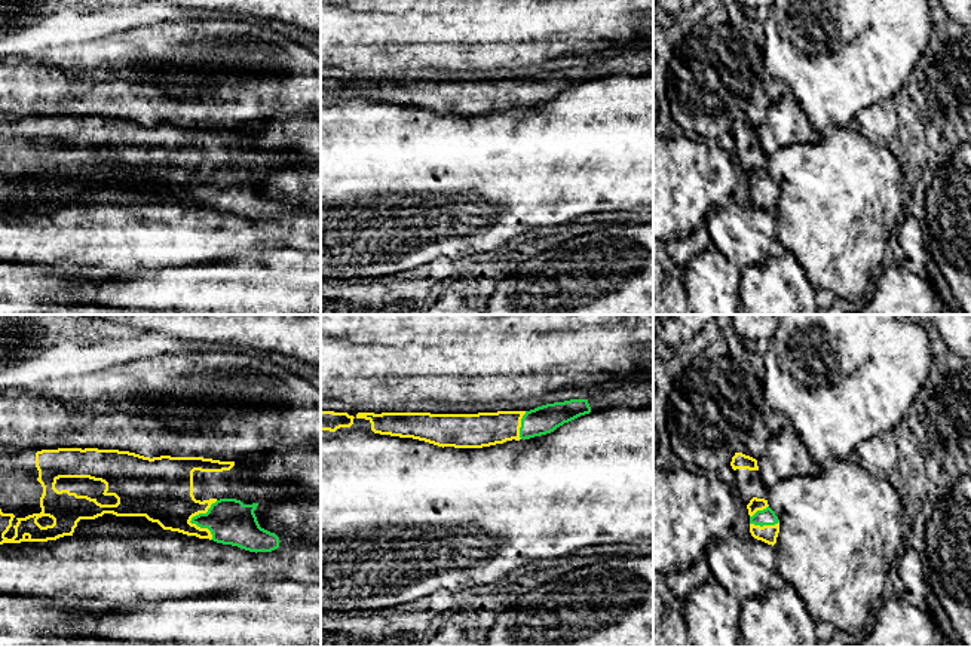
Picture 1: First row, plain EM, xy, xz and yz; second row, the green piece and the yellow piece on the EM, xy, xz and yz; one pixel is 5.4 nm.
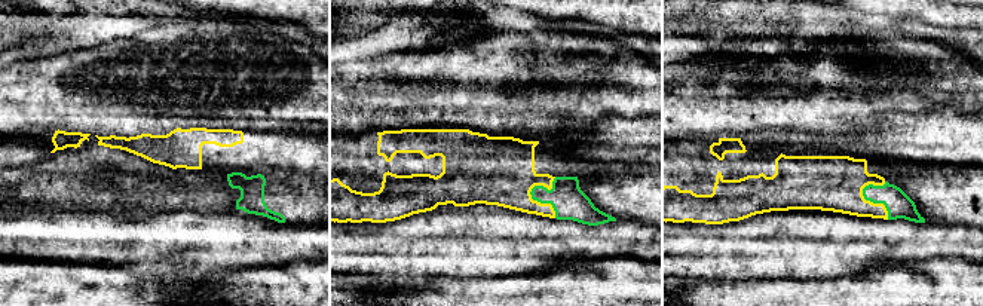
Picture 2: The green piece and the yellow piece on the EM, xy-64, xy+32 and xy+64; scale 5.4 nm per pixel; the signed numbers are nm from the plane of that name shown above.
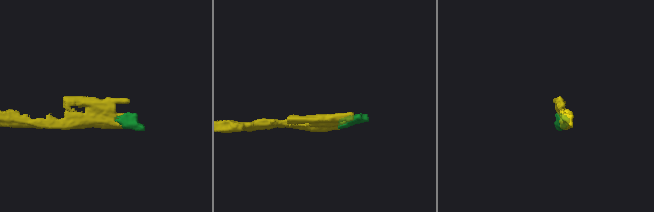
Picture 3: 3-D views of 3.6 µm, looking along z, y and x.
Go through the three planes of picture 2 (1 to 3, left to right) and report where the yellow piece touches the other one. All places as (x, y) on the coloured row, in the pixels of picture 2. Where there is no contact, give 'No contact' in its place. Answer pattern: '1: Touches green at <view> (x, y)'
1: No contact
2: Touches green at xy+32 (530, 193)
3: Touches green at xy+64 (875, 202)

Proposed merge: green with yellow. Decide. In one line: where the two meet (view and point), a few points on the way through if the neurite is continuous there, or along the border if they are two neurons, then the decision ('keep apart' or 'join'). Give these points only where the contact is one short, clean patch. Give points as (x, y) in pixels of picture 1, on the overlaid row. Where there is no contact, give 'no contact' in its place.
contact xy (192, 520); way xy (232, 523), (192, 520), (161, 488); join

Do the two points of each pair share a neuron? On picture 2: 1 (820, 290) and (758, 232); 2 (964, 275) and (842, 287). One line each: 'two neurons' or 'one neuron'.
1: two neurons
2: one neuron

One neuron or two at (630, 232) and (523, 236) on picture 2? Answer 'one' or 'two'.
one

